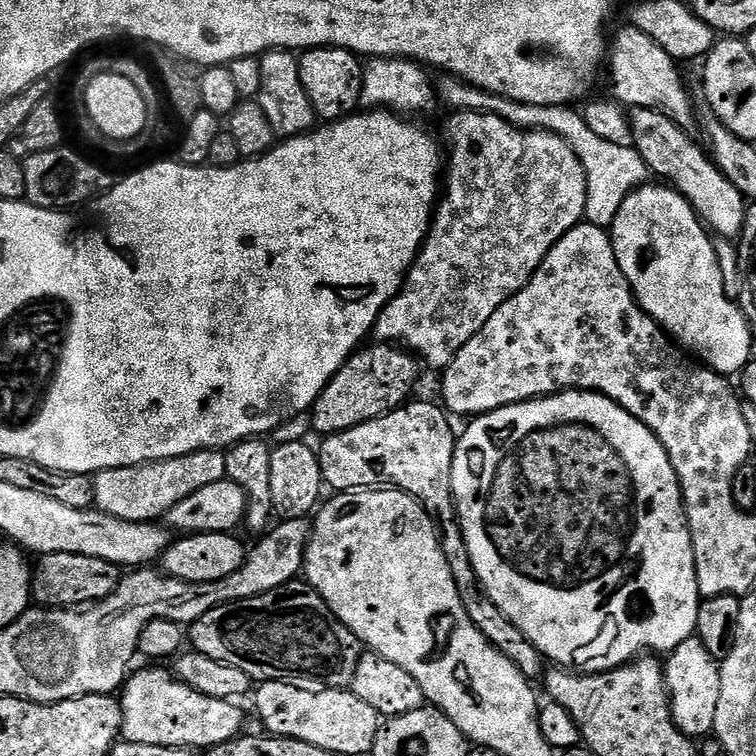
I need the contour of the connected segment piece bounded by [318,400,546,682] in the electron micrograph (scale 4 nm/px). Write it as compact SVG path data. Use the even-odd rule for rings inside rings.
M424 400L417 404L409 402L362 426L323 437L324 445L319 445L318 455L324 483L329 489L336 488L332 490L337 493L379 490L387 486L414 497L436 524L440 544L444 547L450 570L454 574L454 582L458 586L458 594L474 626L478 626L484 637L502 654L506 654L506 658L510 658L510 662L514 662L518 670L522 670L525 678L533 682L539 681L546 672L544 657L512 625L510 618L506 618L506 614L502 614L502 610L494 606L494 602L480 585L470 562L470 550L466 546L460 517L456 515L456 499L452 489L452 467L458 436L455 431L452 433L453 421L449 413L439 403L436 404L427 404Z

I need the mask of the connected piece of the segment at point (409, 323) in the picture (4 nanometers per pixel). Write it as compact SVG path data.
M456 110L449 116L452 117L449 118L444 132L448 135L448 144L452 147L452 153L449 156L447 153L446 156L446 175L442 180L442 195L439 197L432 217L432 226L428 229L428 237L424 240L424 245L420 248L415 262L412 263L411 270L404 277L404 285L401 286L400 293L384 307L382 314L376 319L374 329L377 341L397 345L415 354L427 367L429 364L437 370L447 368L448 363L458 354L458 350L462 350L462 346L466 346L466 342L470 342L470 338L474 338L474 334L478 334L478 330L482 330L482 326L486 326L486 322L494 318L494 310L498 310L498 306L505 304L511 296L518 295L528 285L530 278L538 270L538 266L542 266L546 254L550 254L555 244L584 220L584 211L588 201L586 170L582 166L580 155L562 137L543 130L515 128L513 124L492 112Z

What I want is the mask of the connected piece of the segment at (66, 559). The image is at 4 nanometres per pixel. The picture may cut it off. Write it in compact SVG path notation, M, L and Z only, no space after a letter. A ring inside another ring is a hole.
M43 554L31 569L32 600L41 608L76 610L81 606L95 606L110 598L118 590L122 579L119 564L111 564L102 558L90 558L86 554Z

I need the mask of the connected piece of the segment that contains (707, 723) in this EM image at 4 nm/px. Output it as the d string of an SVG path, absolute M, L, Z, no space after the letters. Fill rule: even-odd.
M698 638L682 642L667 657L664 664L664 680L668 684L668 699L672 705L672 720L686 736L699 738L709 735L714 726L714 713L718 710L718 698L722 690L720 664L702 646Z

